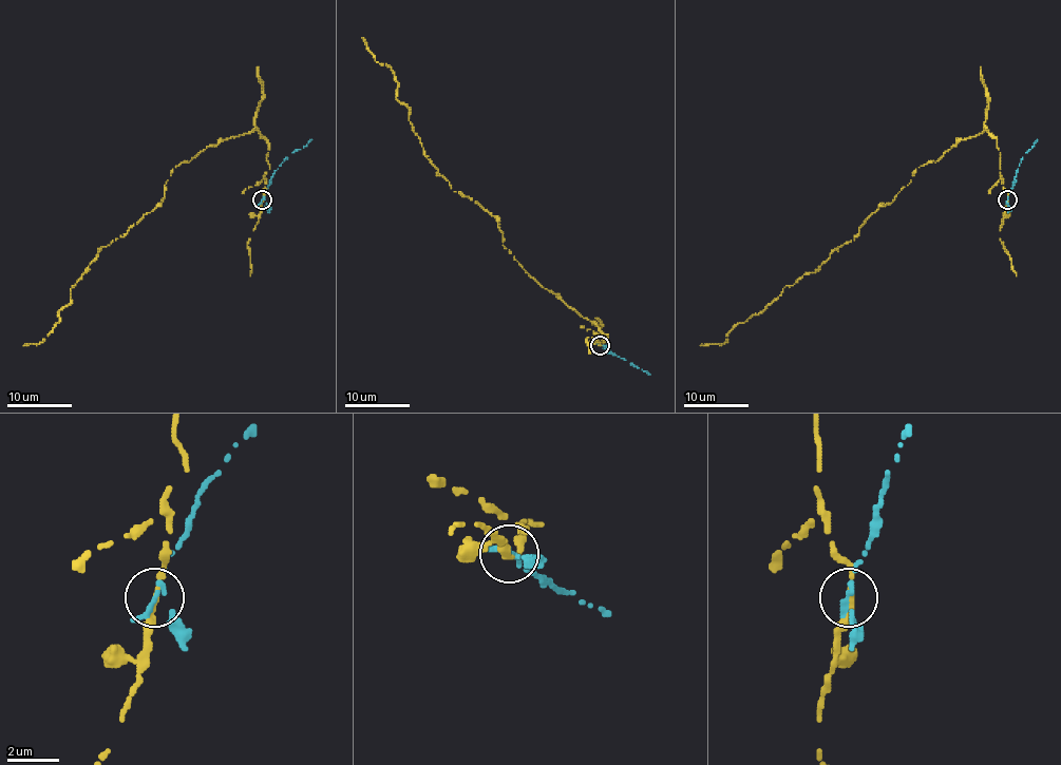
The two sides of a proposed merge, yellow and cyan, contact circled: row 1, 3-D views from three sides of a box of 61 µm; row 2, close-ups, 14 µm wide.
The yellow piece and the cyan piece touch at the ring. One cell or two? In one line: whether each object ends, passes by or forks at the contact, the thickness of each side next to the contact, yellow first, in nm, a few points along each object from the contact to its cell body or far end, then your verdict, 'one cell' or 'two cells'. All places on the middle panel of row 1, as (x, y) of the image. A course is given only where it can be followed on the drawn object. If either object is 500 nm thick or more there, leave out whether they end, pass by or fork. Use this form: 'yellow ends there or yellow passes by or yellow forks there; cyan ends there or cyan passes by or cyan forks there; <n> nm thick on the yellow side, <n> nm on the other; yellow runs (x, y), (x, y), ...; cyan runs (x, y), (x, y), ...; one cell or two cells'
yellow passes by; cyan forks there; 180 nm thick on the yellow side, 190 nm on the other; yellow runs (600, 345), (608, 337), (527, 272), (503, 245), (497, 221), (427, 157), (396, 76), (361, 38); cyan runs (600, 345), (650, 375); two cells

